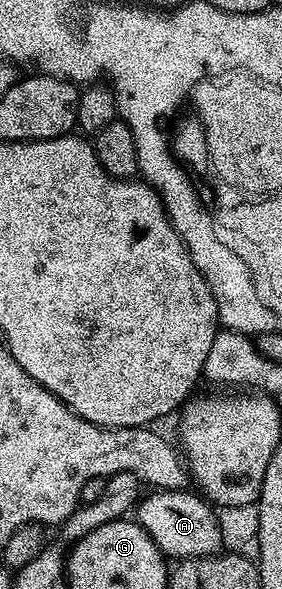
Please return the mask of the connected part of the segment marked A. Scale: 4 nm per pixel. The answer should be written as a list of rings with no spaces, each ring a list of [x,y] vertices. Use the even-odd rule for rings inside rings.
[[[155,489],[147,494],[151,495],[145,496],[144,499],[142,496],[138,500],[133,515],[143,526],[145,533],[153,537],[153,541],[164,556],[175,561],[182,561],[200,559],[206,555],[218,555],[224,550],[216,508],[204,499],[202,494],[191,489],[182,491]]]

